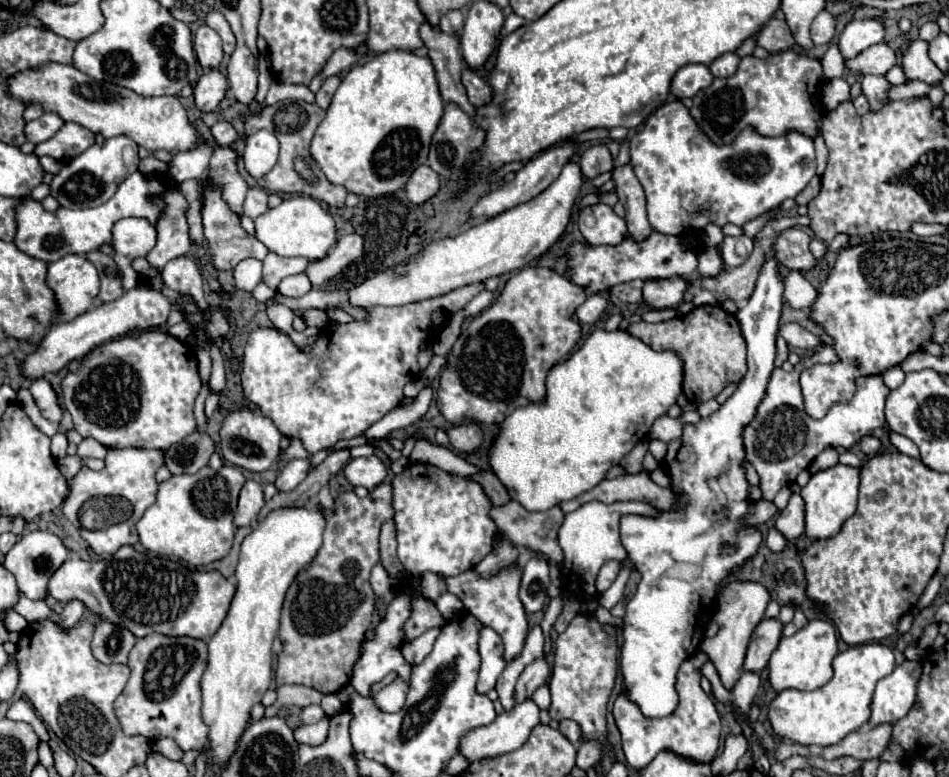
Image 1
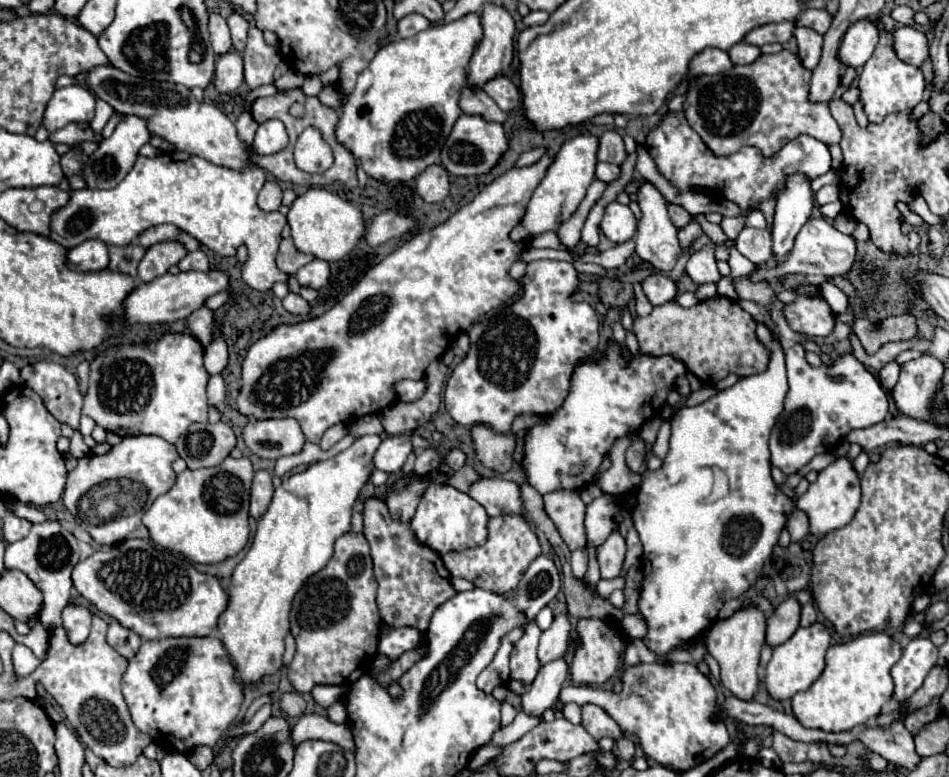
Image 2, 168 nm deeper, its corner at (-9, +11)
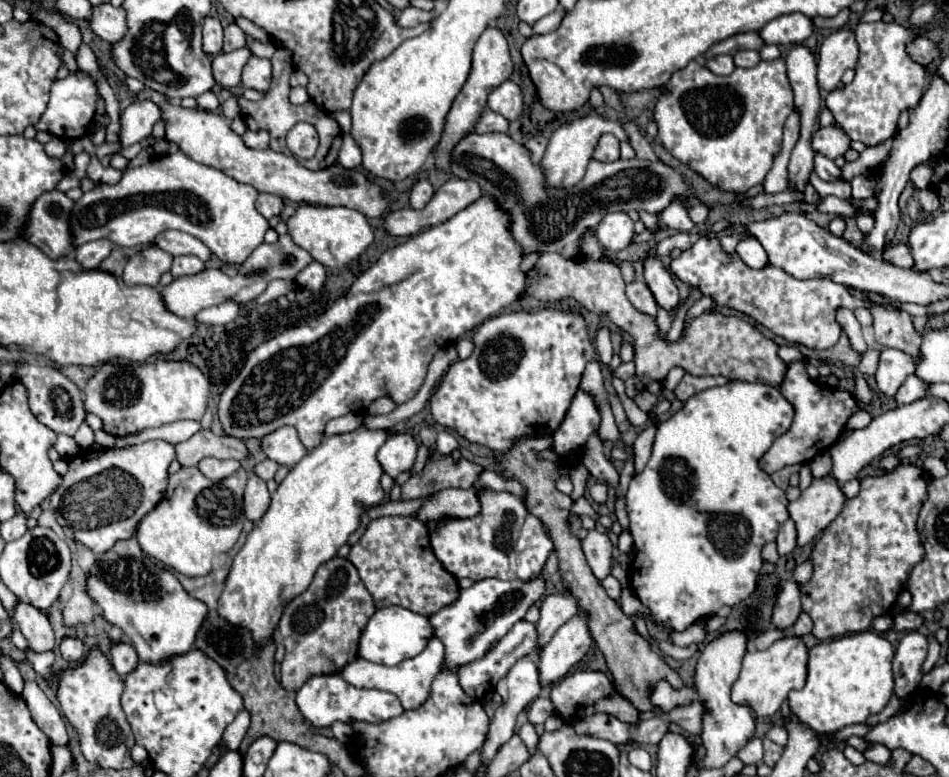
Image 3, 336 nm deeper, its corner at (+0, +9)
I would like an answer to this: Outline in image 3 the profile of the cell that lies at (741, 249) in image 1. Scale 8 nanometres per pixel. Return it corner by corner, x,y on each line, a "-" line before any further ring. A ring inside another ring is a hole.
744,239
738,243
736,253
740,255
740,259
750,265
752,269
762,269
768,265
768,253
764,251
764,247
760,245
758,239

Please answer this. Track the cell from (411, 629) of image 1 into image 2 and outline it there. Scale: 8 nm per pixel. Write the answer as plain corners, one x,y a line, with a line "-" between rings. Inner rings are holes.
381,499
365,501
365,537
371,545
375,579
379,583
377,601
381,601
381,619
395,627
415,627
427,631
433,611
455,595
451,575
443,567
441,557
421,545
409,531
409,523
393,521

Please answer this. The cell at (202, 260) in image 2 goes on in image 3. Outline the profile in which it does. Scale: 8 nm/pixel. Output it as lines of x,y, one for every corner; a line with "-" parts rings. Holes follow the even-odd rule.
184,255
184,257
176,257
174,263
172,263
172,277
178,279
178,277
184,277
184,275
196,275
196,273
202,273
206,267
204,263
198,259
198,257
192,257
192,255

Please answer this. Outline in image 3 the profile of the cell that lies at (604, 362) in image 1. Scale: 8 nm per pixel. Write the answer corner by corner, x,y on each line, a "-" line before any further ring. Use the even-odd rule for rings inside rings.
578,389
562,425
554,433
552,449
564,459
570,457
570,451
574,449
582,451
586,439
598,429
598,425
600,413
594,405
594,399
582,389

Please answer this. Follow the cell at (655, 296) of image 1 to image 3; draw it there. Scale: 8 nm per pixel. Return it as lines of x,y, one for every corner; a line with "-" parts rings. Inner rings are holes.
636,279
632,281
630,285
626,285
626,295
630,299
630,303
640,311
640,313
646,313
646,315
656,315
658,311
658,305
650,293
650,289
646,287
646,283
642,279

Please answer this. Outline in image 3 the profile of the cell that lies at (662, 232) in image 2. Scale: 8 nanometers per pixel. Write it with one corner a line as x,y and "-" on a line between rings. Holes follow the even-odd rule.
654,249
650,251
650,257
644,261
644,277
646,277
646,285
652,291
658,307
672,311
680,307
680,297
678,297
678,289
672,281
670,271
654,257

